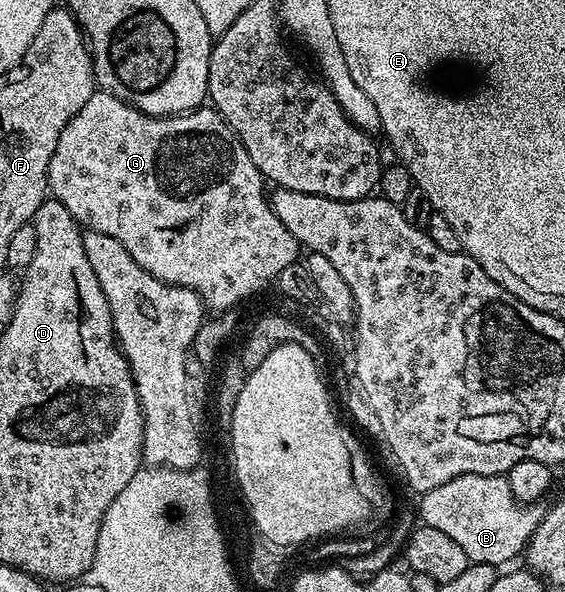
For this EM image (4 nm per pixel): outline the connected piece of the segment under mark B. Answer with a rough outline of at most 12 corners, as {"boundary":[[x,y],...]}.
{"boundary":[[504,475],[423,492],[418,519],[497,568],[545,513]]}

